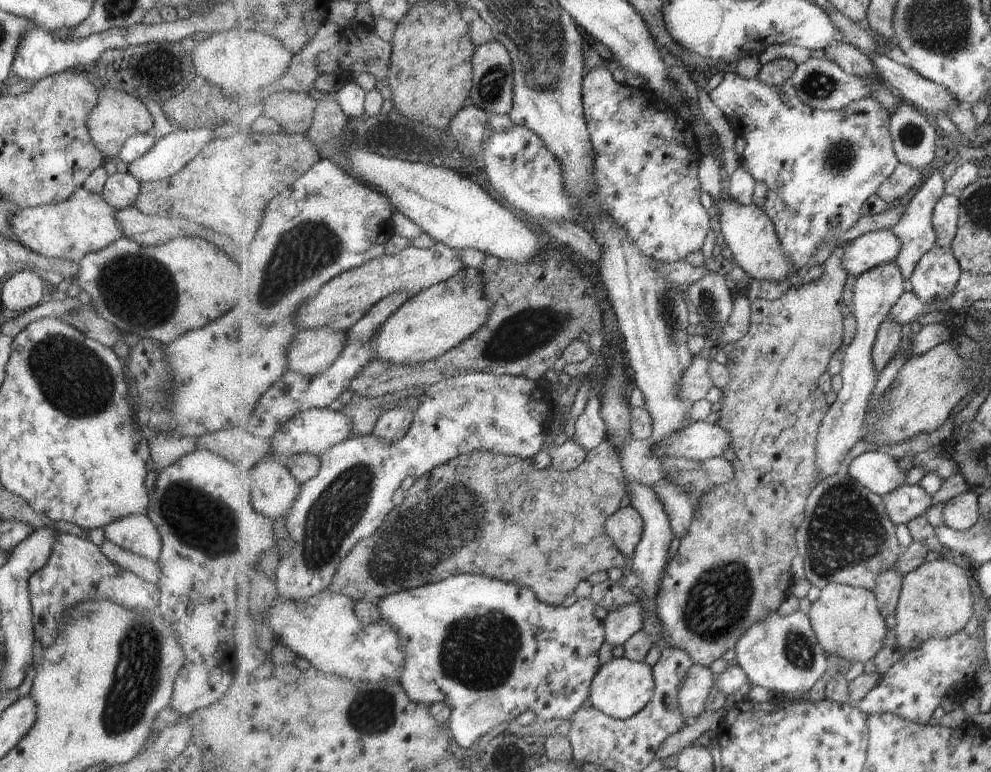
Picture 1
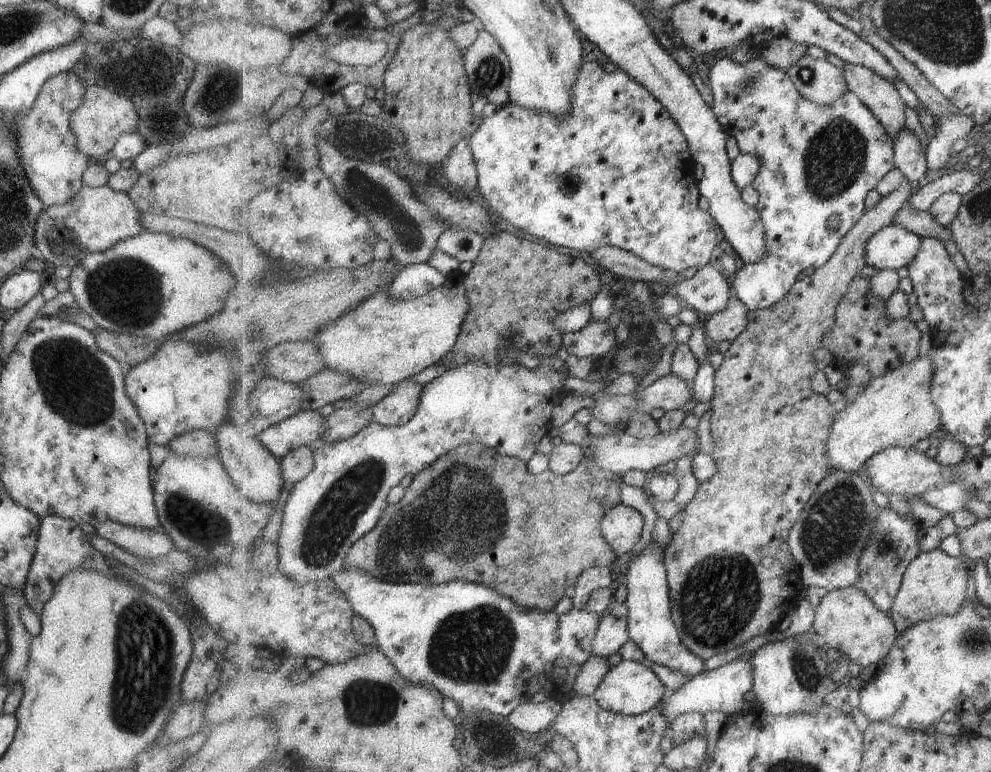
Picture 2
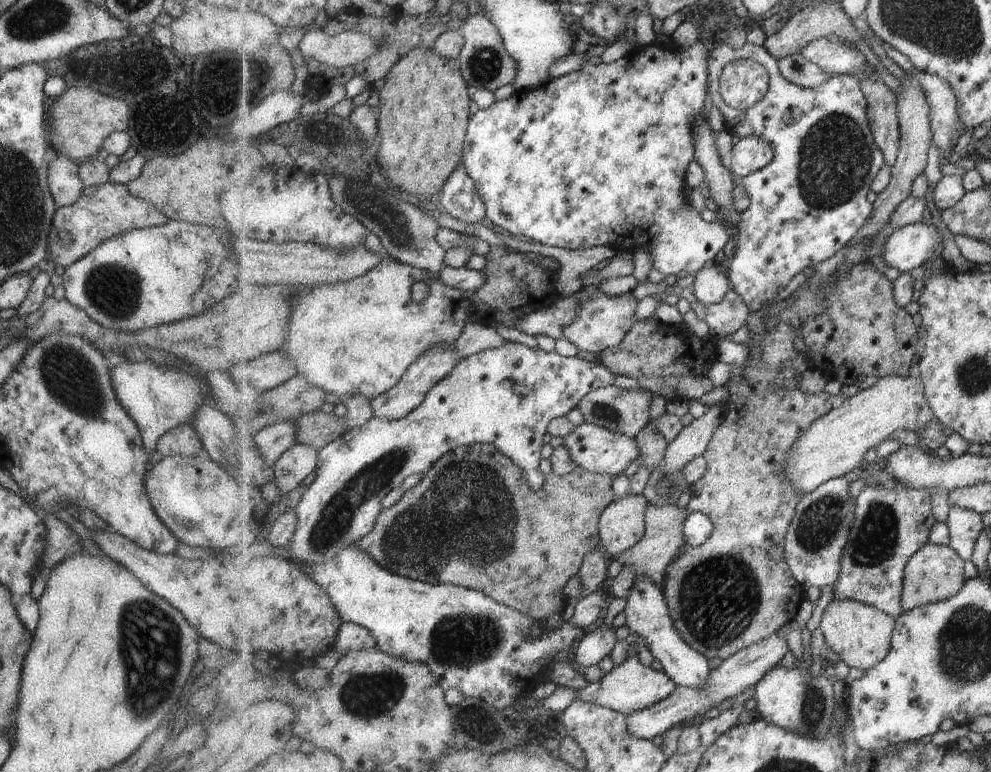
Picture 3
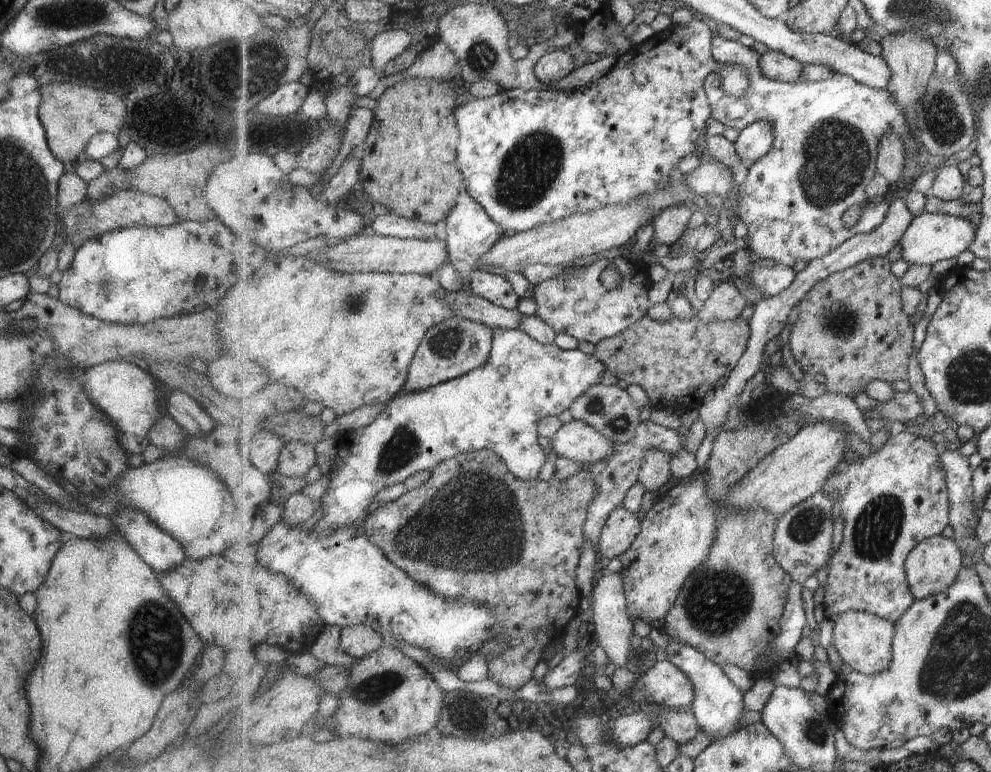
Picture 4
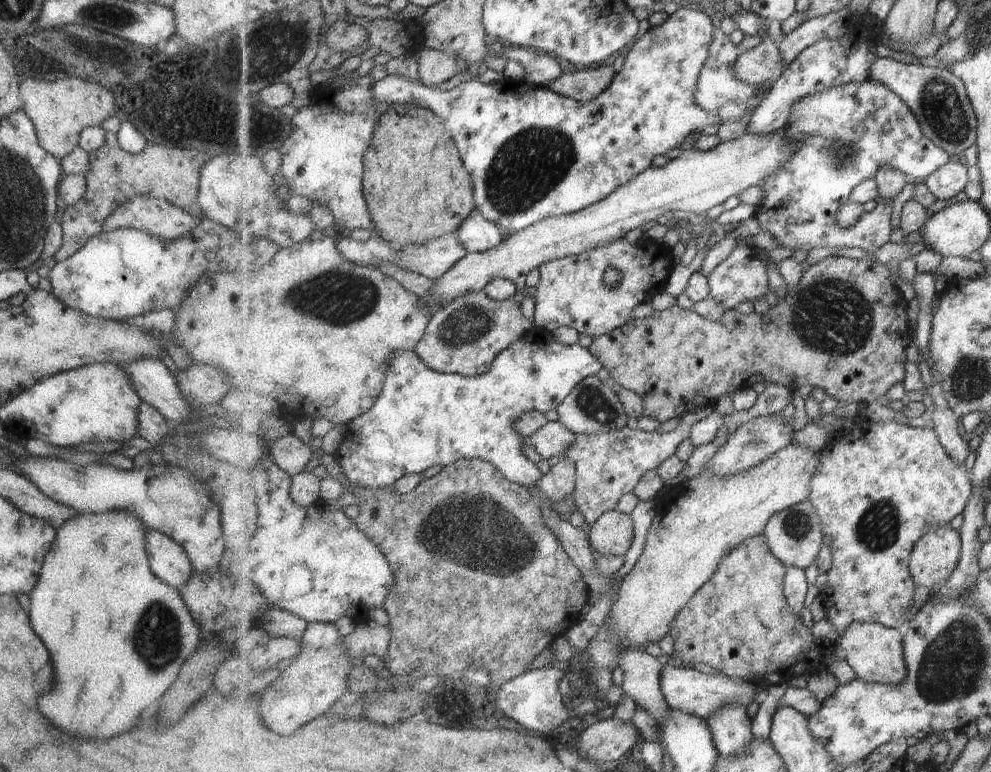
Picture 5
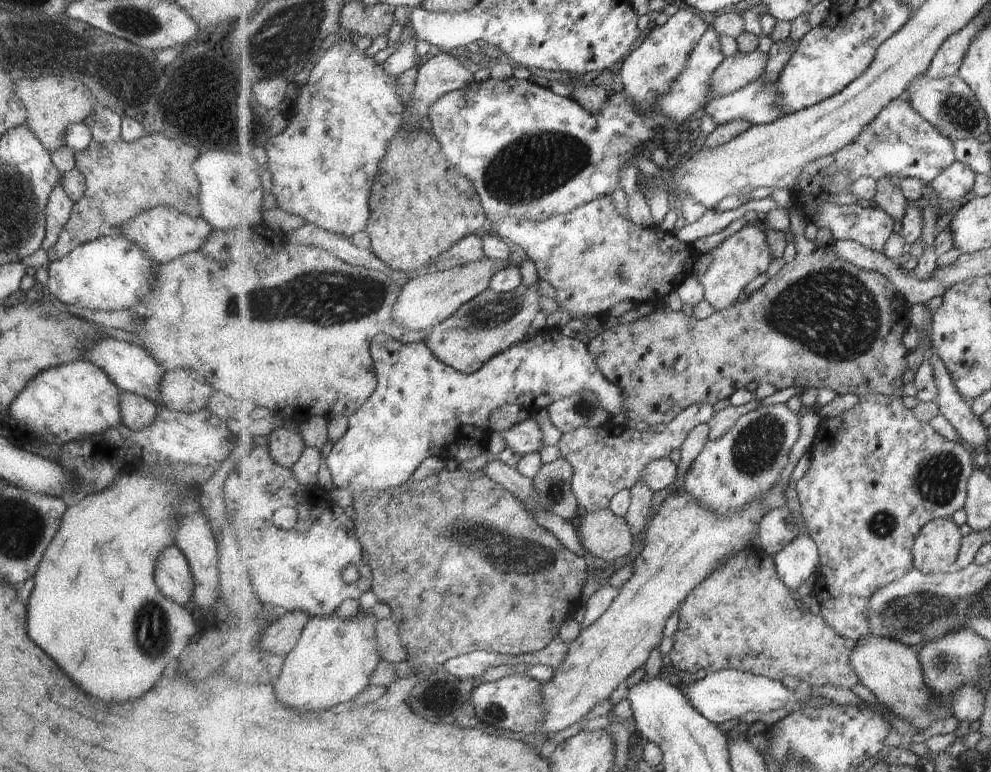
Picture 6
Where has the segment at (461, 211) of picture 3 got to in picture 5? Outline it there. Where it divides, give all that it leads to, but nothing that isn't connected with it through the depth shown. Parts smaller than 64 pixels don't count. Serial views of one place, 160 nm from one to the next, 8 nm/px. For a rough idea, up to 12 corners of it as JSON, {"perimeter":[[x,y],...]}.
{"perimeter":[[475,209],[455,236],[468,253],[503,242],[500,226]]}

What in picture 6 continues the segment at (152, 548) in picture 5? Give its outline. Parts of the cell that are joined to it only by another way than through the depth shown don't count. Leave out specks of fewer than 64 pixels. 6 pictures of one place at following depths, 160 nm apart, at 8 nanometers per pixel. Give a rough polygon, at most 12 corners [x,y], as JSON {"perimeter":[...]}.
{"perimeter":[[171,543],[154,560],[159,592],[183,605],[194,578],[186,556]]}

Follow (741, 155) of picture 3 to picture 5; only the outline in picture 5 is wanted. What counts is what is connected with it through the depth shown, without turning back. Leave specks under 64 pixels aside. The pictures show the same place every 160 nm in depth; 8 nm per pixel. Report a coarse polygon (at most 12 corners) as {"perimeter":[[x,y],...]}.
{"perimeter":[[853,15],[842,39],[807,47],[774,82],[748,132],[787,128],[806,96],[869,79],[878,36]]}

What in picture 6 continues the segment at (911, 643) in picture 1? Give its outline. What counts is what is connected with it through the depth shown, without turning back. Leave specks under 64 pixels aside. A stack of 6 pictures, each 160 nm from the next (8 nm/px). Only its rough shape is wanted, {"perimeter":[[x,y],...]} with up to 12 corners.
{"perimeter":[[937,519],[917,535],[914,568],[955,569],[963,538],[952,519]]}

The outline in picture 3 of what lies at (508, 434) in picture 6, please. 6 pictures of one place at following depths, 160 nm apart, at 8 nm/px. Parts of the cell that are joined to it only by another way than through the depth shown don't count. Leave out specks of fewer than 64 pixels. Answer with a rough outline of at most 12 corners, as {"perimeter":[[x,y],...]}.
{"perimeter":[[585,422],[564,440],[573,460],[612,477],[643,460],[635,439]]}

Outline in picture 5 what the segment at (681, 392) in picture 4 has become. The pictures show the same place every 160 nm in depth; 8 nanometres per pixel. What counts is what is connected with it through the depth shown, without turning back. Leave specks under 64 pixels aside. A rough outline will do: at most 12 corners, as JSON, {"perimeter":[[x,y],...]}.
{"perimeter":[[829,256],[764,317],[677,304],[592,339],[657,422],[765,383],[865,406],[907,300]]}

